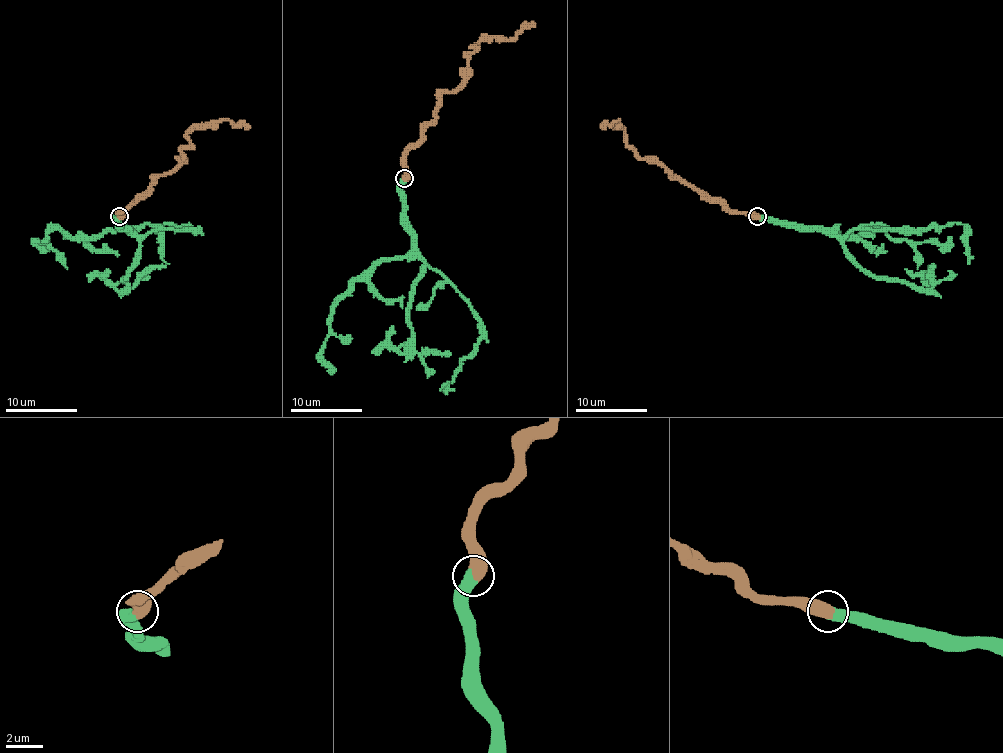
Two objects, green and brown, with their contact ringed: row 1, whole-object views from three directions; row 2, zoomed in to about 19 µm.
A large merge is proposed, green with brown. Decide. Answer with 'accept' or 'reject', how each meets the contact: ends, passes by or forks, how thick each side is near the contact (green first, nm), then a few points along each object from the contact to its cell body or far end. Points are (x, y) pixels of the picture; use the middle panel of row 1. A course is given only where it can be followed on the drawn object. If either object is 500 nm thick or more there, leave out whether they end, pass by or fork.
accept; calibres 600 and 650 nm; course green (404, 179), (402, 208), (411, 247), (468, 304), (479, 322), (477, 347), (461, 362), (447, 387), (454, 390); course brown (404, 179), (406, 152), (434, 118), (440, 96), (465, 77), (472, 46), (513, 39), (535, 23)

